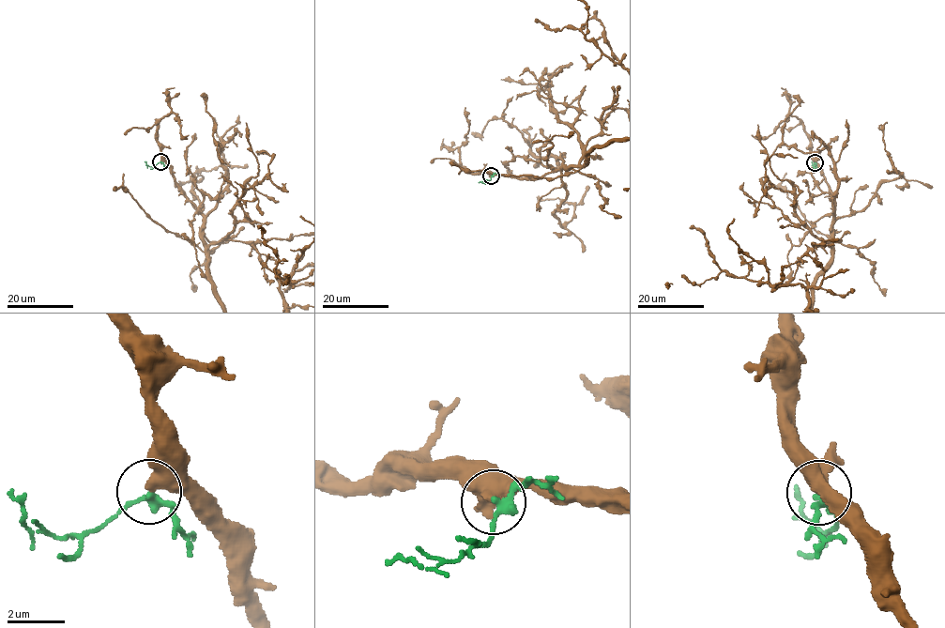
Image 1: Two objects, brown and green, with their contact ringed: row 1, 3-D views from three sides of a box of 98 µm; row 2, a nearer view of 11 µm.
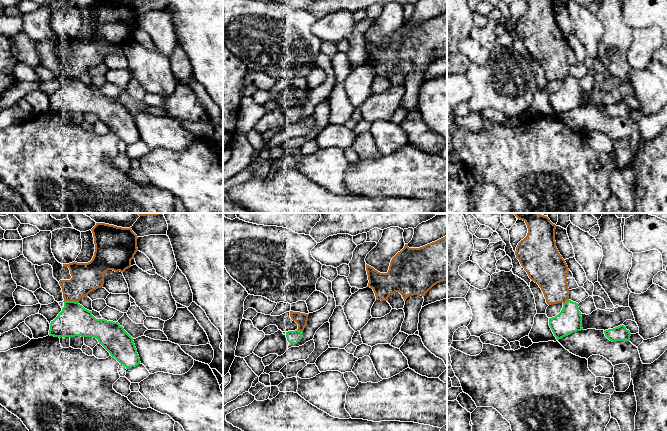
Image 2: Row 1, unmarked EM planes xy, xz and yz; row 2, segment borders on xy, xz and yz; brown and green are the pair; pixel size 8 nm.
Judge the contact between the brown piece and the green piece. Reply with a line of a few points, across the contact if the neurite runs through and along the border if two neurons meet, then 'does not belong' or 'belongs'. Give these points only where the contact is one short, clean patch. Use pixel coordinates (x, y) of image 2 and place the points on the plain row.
does not belong

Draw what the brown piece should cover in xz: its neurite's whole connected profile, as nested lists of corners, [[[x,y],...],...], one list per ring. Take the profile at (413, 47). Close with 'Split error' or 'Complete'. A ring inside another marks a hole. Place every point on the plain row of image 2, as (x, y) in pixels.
[[[447,12],[420,24],[404,24],[391,36],[387,49],[380,49],[366,40],[368,62],[373,65],[376,76],[388,77],[388,73],[399,68],[404,77],[410,71],[425,70],[437,59],[447,57]]]. Complete

